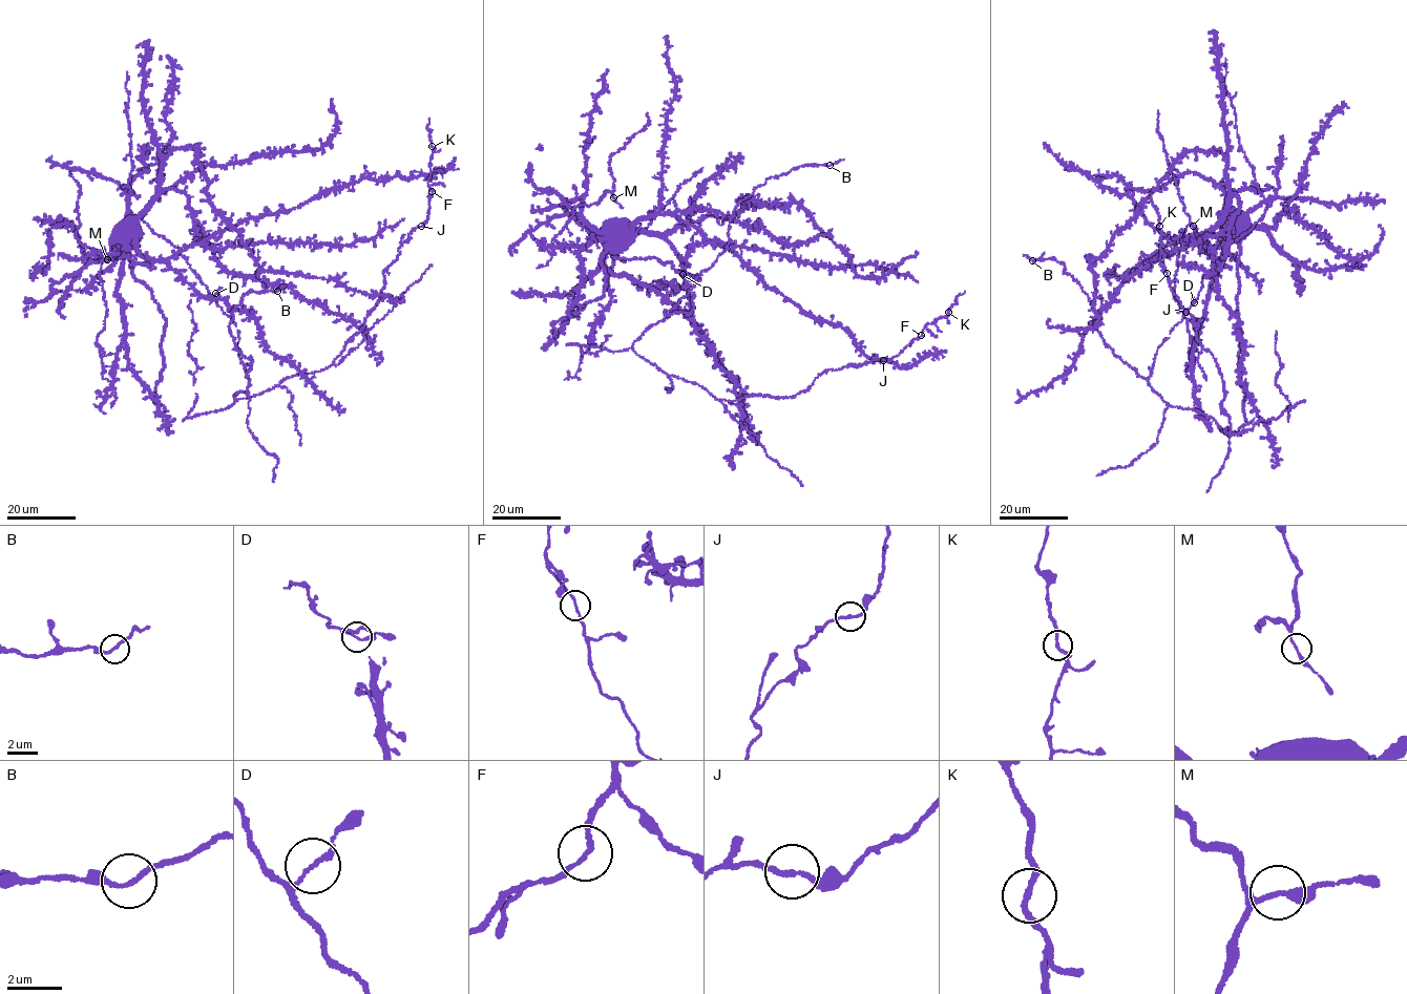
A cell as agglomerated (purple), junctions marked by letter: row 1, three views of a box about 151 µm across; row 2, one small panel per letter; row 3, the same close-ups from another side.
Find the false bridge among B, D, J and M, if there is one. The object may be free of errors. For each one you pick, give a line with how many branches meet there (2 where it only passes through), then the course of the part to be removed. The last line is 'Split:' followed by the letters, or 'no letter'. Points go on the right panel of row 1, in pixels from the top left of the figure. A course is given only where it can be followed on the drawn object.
Split: no letter

